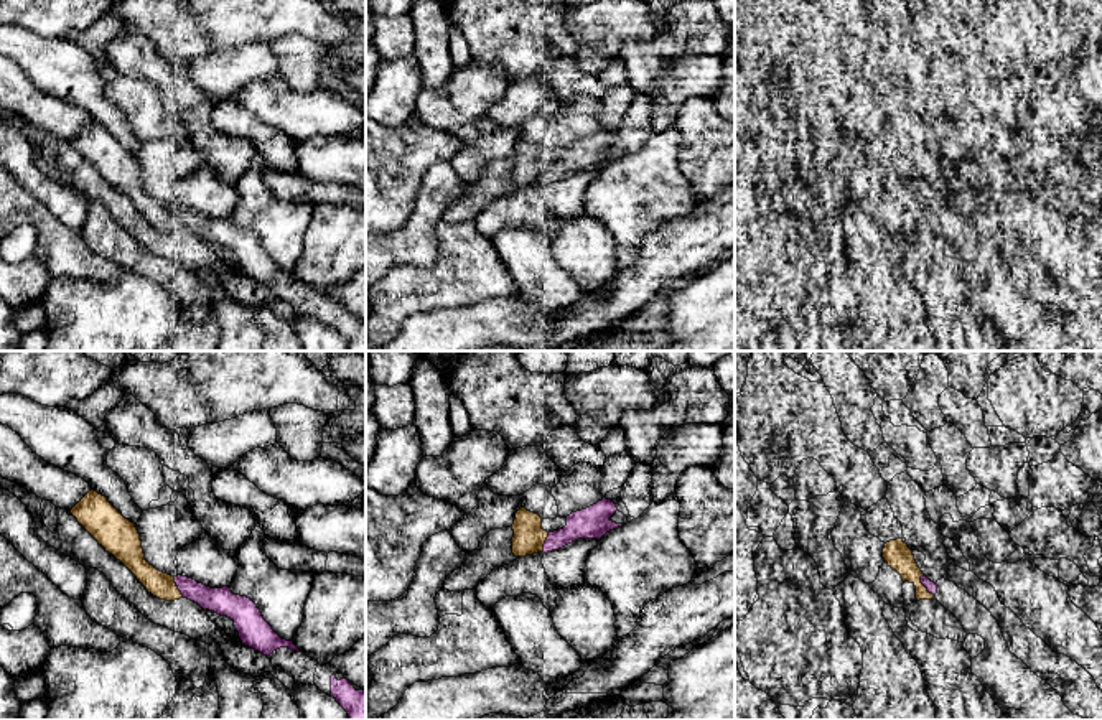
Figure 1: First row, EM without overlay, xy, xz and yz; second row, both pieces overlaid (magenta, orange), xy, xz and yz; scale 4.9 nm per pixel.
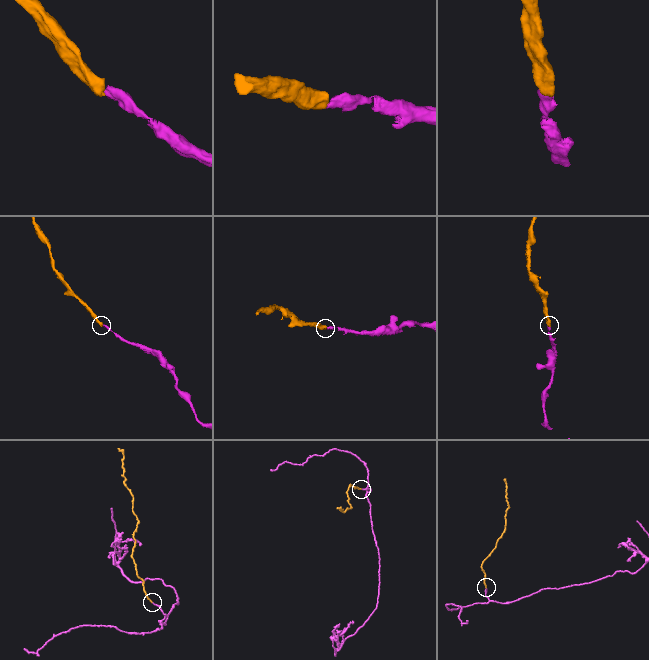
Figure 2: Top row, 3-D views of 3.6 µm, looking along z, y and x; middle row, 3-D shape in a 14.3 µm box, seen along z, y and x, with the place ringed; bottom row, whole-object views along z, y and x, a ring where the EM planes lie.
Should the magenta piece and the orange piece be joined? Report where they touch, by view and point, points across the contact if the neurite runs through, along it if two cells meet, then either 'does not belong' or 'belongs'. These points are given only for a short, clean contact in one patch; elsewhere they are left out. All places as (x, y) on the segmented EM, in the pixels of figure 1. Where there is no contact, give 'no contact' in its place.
contact yz (924, 585); belongs

